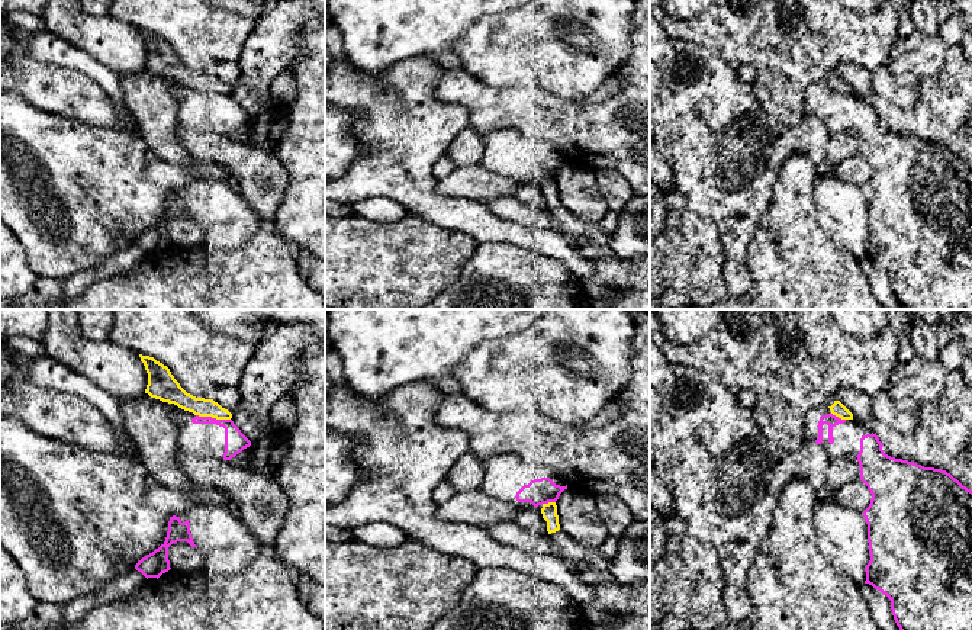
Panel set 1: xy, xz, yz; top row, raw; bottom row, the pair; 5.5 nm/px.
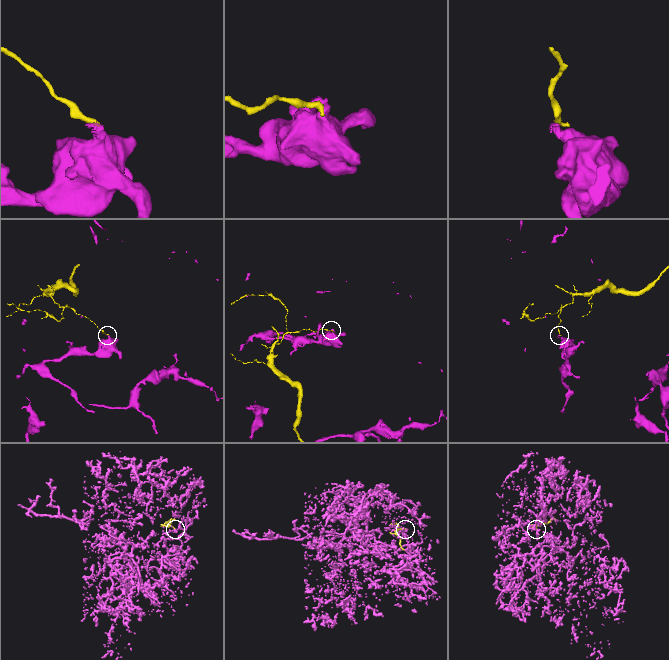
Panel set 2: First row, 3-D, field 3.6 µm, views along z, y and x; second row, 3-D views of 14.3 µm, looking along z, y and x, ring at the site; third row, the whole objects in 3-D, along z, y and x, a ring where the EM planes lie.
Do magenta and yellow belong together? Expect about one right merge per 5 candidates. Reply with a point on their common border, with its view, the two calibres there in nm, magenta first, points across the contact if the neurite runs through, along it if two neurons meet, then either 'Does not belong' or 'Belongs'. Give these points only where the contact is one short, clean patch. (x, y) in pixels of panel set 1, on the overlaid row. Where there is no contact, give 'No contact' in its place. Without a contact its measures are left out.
Touches magenta at xy (213, 418). Thickness 120 nm (magenta) against 100 nm. Does not belong

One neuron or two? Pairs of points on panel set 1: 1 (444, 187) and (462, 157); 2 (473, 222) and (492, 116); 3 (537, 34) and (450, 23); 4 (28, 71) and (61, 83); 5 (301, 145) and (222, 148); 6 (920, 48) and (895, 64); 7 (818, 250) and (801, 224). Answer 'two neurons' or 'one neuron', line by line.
1: two neurons
2: two neurons
3: two neurons
4: one neuron
5: two neurons
6: one neuron
7: one neuron

